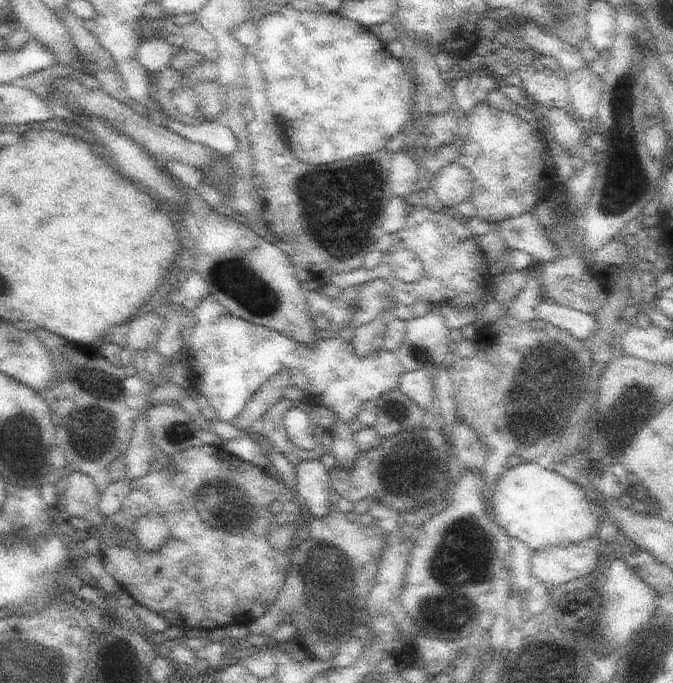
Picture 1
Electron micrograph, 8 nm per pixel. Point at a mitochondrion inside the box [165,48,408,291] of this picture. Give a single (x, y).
(352, 188)

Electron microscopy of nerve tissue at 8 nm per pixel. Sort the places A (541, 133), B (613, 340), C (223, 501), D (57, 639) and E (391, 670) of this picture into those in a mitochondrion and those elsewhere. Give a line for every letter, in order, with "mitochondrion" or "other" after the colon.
A: other
B: other
C: mitochondrion
D: other
E: other

